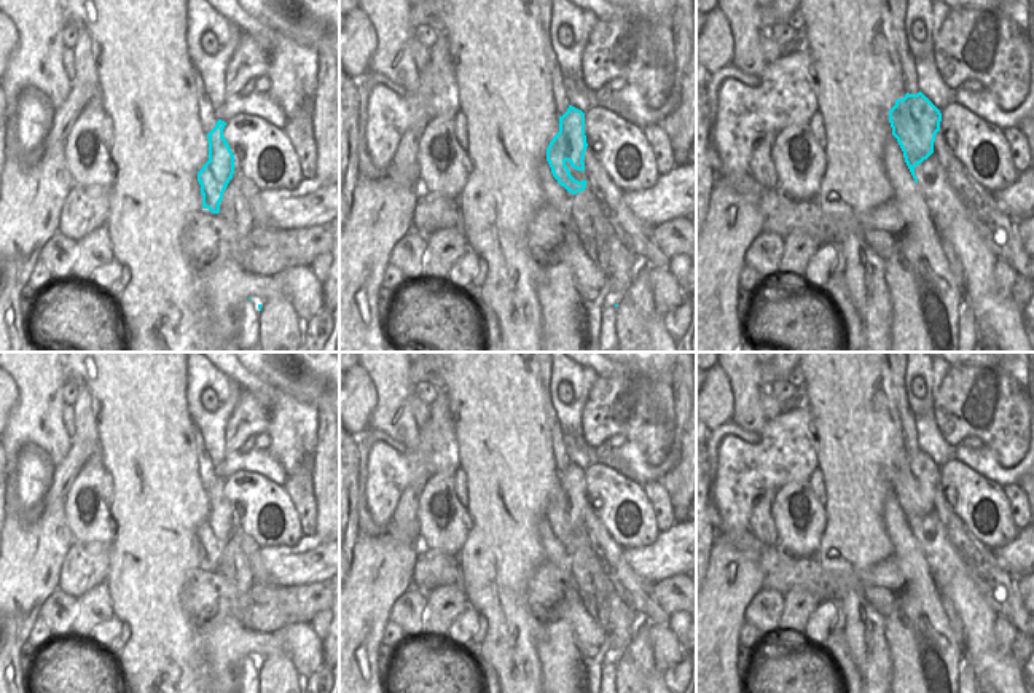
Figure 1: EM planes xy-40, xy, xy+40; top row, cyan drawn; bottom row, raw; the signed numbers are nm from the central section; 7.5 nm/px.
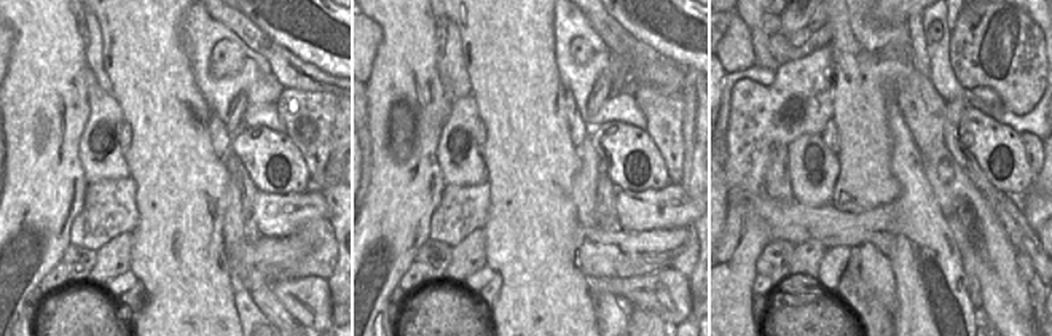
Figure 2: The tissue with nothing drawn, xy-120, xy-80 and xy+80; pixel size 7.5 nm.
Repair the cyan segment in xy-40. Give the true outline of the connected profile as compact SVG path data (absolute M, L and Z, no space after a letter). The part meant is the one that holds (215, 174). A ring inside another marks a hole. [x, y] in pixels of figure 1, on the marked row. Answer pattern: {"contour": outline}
{"contour": "M218 119L215 127L207 134L209 161L198 172L202 209L209 209L212 213L220 212L223 193L234 174L234 155L223 137L225 126L226 123Z"}

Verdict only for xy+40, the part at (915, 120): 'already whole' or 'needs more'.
already whole

